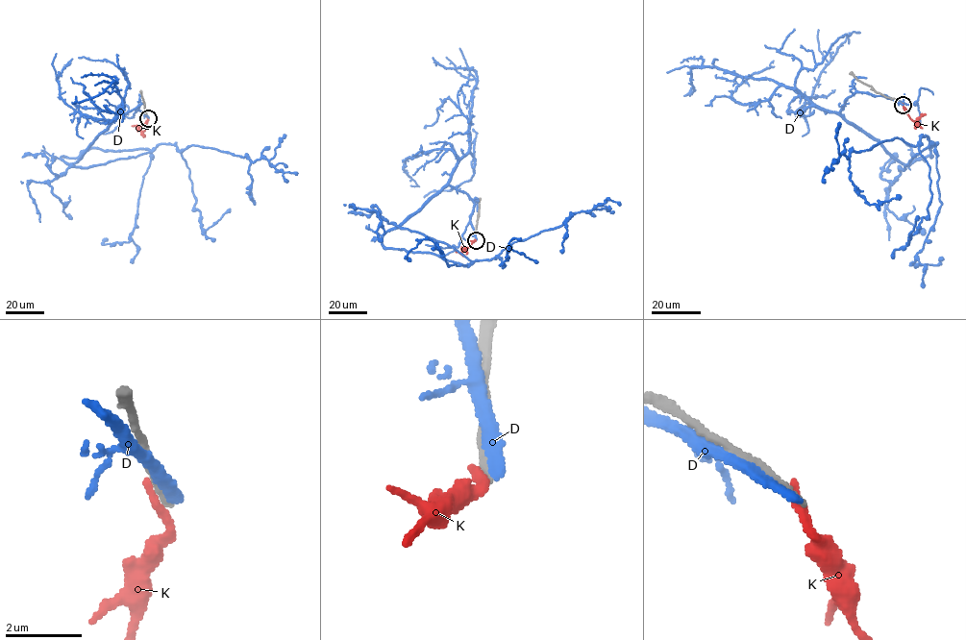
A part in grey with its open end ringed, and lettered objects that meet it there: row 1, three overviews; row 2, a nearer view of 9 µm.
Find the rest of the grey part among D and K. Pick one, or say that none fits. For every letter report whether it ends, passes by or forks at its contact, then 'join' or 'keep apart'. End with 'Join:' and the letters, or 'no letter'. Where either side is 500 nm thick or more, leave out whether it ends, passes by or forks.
D: it passes by; keep apart
K: it ends; keep apart
Join: no letter

